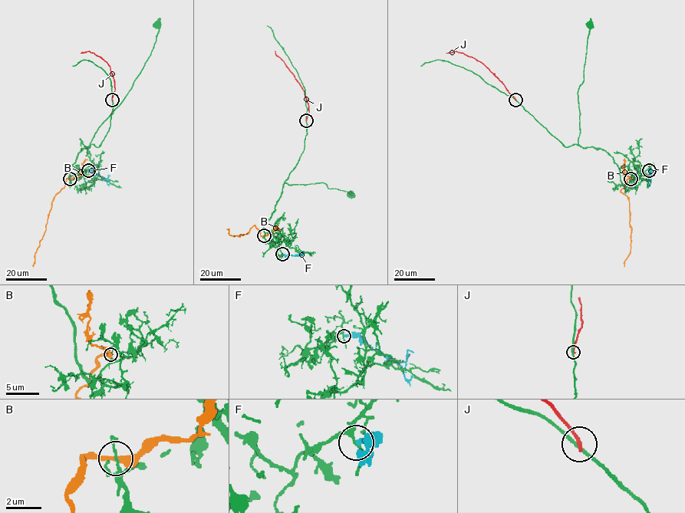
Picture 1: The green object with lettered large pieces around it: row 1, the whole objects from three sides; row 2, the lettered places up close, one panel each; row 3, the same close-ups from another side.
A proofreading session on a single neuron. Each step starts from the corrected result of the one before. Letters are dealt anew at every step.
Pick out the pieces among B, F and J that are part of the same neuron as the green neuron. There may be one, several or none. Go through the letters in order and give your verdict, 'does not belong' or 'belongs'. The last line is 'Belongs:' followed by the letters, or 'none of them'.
B: does not belong
F: does not belong
J: does not belong
Belongs: none of them

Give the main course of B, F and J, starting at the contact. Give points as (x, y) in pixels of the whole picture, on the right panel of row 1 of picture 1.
B: (631, 178), (628, 179), (620, 191), (629, 202), (631, 228), (630, 251), (624, 267)
F: (649, 171), (650, 177), (648, 182)
J: (515, 100), (484, 64), (474, 58), (456, 51), (446, 53)

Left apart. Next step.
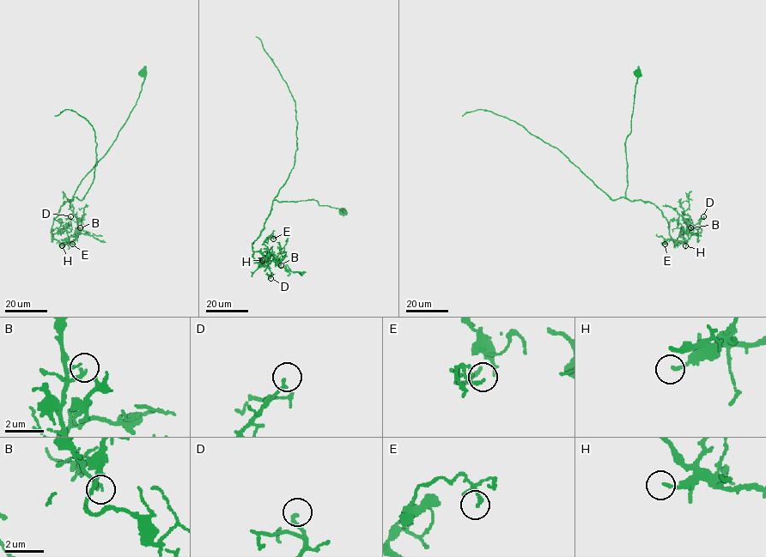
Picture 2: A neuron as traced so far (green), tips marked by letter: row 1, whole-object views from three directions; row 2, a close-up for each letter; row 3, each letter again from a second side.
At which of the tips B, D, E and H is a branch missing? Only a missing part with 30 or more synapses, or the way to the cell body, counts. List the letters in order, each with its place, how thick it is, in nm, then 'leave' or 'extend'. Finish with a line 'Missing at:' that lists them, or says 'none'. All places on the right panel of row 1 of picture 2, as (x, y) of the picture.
B: place (690, 227); calibre 200 nm; extend
D: place (703, 216); calibre 180 nm; leave
E: place (665, 244); calibre 160 nm; leave
H: place (685, 245); calibre 150 nm; leave
Missing at: B

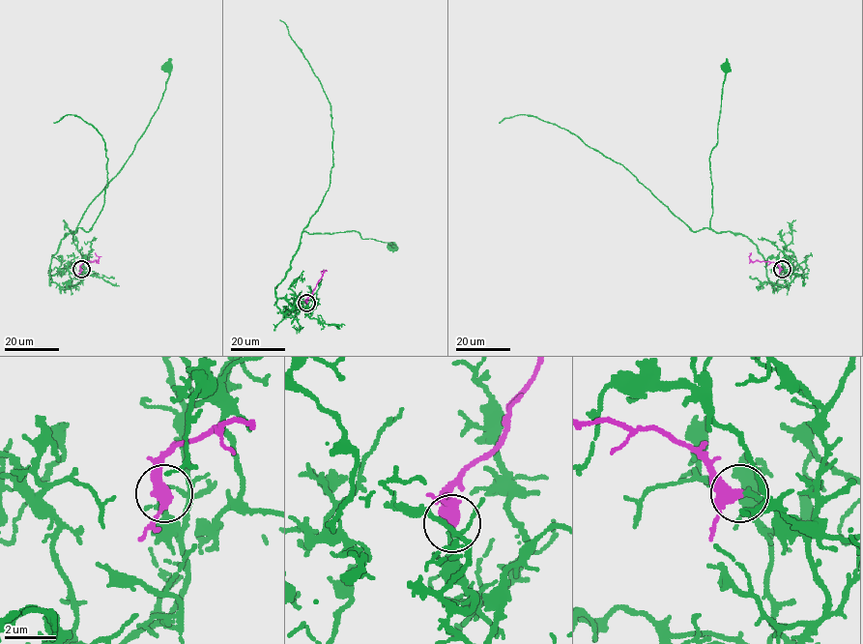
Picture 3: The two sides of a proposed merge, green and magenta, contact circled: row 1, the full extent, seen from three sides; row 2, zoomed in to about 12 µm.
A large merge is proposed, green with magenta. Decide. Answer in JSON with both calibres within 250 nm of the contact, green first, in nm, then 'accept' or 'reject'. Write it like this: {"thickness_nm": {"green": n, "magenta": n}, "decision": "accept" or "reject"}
{"thickness_nm": {"green": 180, "magenta": 400}, "decision": "accept"}

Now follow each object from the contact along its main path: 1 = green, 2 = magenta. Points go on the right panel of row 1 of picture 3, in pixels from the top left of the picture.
1: (783, 269), (789, 286), (770, 282), (763, 255), (746, 237), (710, 227), (710, 154), (727, 68)
2: (782, 269), (773, 262), (753, 262), (749, 258), (751, 252)

